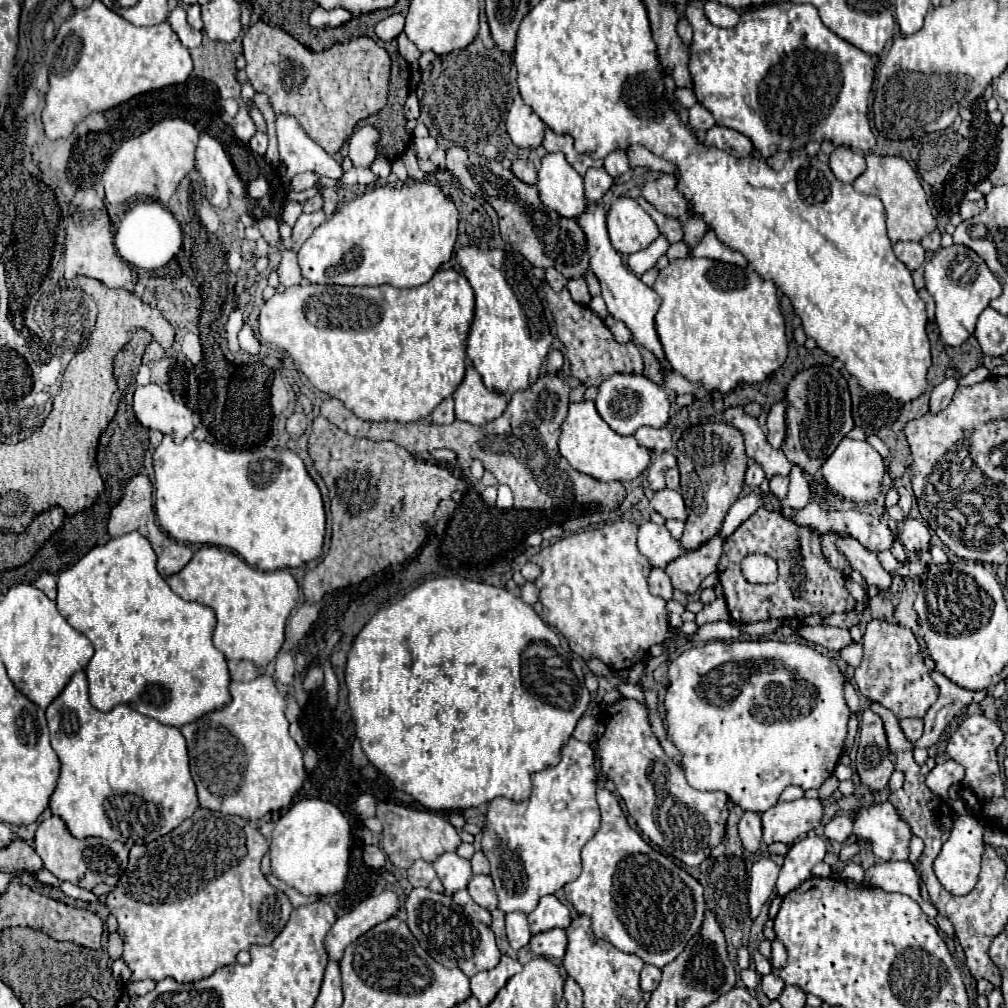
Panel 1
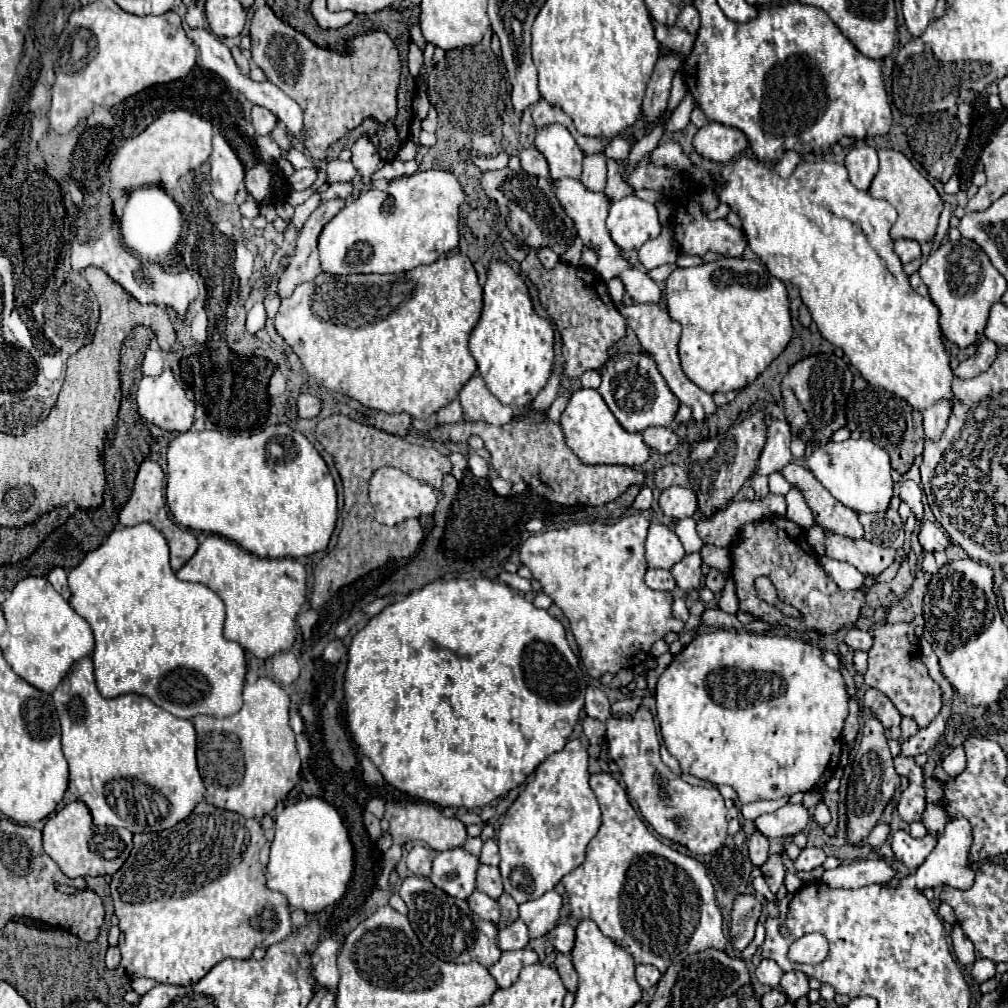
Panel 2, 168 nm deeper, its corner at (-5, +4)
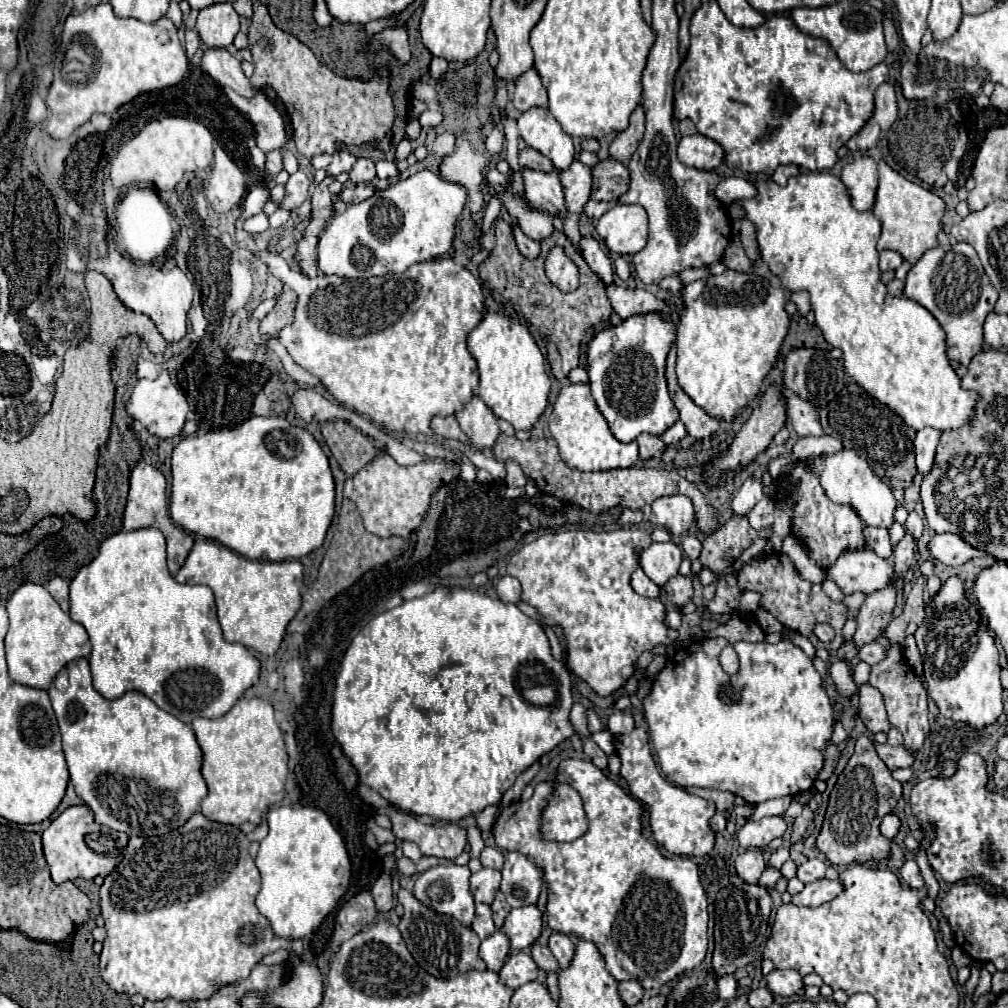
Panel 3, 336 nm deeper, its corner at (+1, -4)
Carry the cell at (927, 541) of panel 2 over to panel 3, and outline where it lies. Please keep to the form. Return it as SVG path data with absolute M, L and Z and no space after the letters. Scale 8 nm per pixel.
M955 534L931 536L931 540L927 542L927 550L935 560L939 560L947 566L961 566L975 556L985 556L985 552L971 548L963 538L959 538Z

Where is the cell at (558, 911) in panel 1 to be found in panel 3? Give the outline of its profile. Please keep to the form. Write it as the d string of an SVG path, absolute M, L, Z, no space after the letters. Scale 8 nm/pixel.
M531 904L513 908L505 918L501 930L509 936L513 950L523 950L535 944L535 940L541 936L541 928L543 928L541 910Z

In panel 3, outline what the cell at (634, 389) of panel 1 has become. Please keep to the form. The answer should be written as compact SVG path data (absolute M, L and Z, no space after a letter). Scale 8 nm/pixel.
M659 314L633 316L619 326L595 334L589 344L587 372L591 396L619 442L633 442L643 432L661 436L661 432L679 420L665 382L665 358L675 340L677 318L677 314L671 320Z

